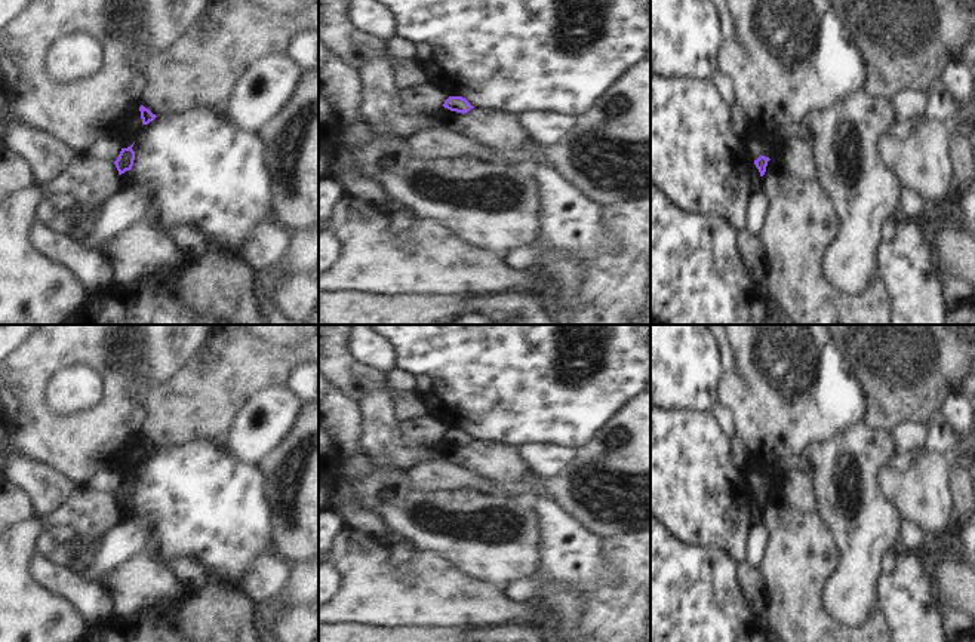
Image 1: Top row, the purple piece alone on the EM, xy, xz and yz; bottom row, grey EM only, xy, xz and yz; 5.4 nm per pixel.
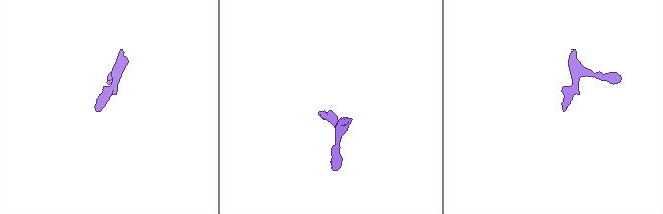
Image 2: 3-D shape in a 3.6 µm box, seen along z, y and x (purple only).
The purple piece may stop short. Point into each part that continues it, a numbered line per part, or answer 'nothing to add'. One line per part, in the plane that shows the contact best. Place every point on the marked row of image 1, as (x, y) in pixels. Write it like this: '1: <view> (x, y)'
nothing to add

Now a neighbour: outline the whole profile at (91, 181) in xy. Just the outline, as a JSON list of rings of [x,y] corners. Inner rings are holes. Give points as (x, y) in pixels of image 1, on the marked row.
[[[76,153],[71,163],[41,191],[43,196],[68,193],[74,197],[76,205],[59,212],[47,227],[71,239],[77,225],[92,216],[119,188],[120,175],[114,162]]]

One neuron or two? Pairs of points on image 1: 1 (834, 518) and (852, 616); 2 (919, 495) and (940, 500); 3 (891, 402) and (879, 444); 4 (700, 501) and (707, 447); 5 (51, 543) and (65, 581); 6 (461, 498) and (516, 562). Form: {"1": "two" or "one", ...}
{"1": "one", "2": "one", "3": "two", "4": "one", "5": "two", "6": "one"}

